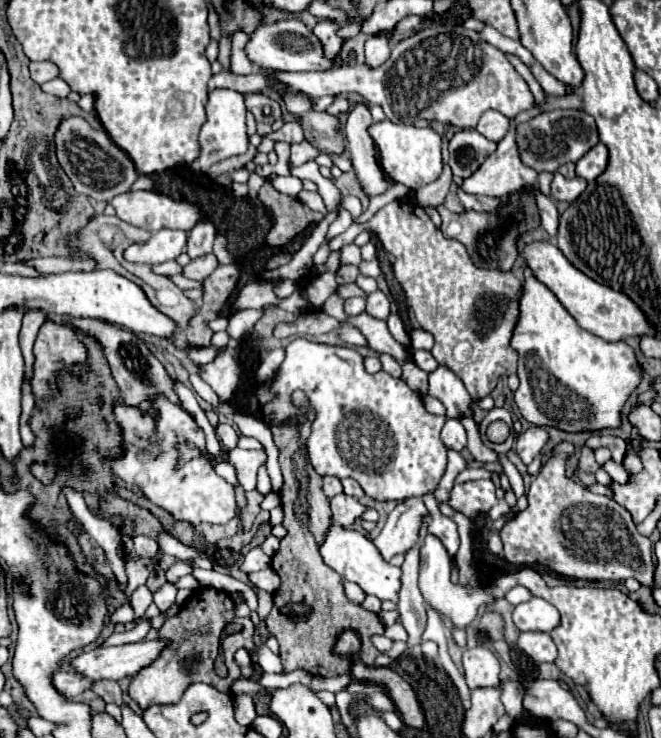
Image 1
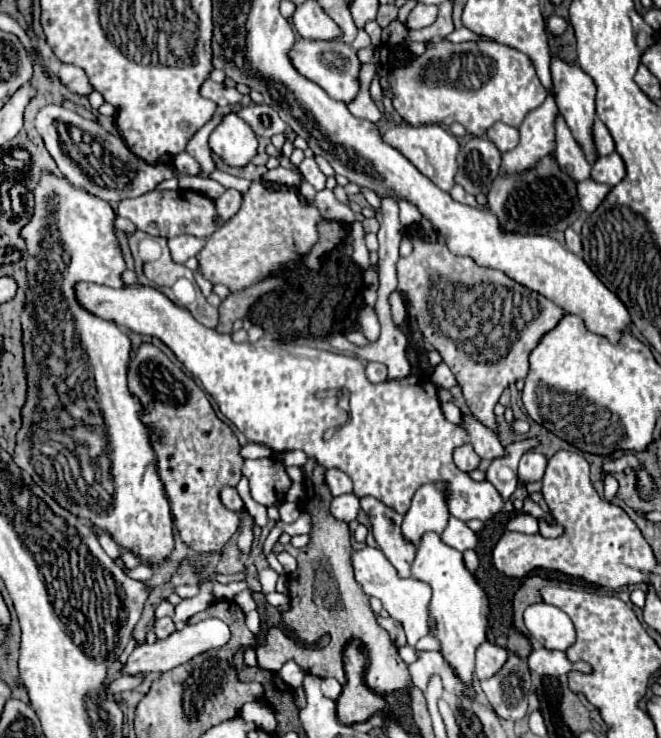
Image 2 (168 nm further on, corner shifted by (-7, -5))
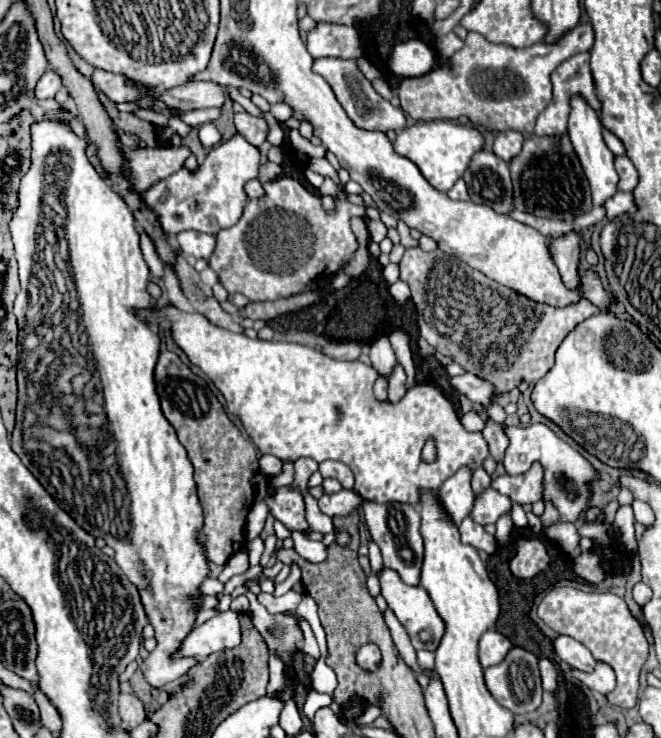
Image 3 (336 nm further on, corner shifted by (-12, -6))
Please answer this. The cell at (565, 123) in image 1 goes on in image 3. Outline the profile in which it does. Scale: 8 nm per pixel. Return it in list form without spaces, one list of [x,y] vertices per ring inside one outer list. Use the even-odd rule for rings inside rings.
[[[604,129],[604,141],[606,141],[606,145],[608,145],[608,149],[614,153],[614,155],[624,155],[626,151],[624,151],[624,145],[622,145],[622,141],[614,135],[614,133],[610,133],[608,129]]]

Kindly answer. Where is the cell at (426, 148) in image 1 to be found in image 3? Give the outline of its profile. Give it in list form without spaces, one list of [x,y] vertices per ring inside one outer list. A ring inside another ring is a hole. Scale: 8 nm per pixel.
[[[426,121],[406,127],[396,135],[394,151],[420,169],[426,181],[438,191],[448,191],[468,169],[476,151],[484,149],[484,133],[478,127],[468,127],[452,121]]]

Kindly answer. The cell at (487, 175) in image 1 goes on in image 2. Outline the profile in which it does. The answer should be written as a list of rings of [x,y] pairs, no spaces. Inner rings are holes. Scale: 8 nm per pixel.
[[[549,94],[547,100],[529,112],[519,126],[521,140],[519,144],[503,154],[499,172],[503,170],[527,170],[527,166],[535,166],[539,158],[545,158],[549,150],[555,146],[555,128],[553,120],[557,114],[557,104],[555,98]]]

